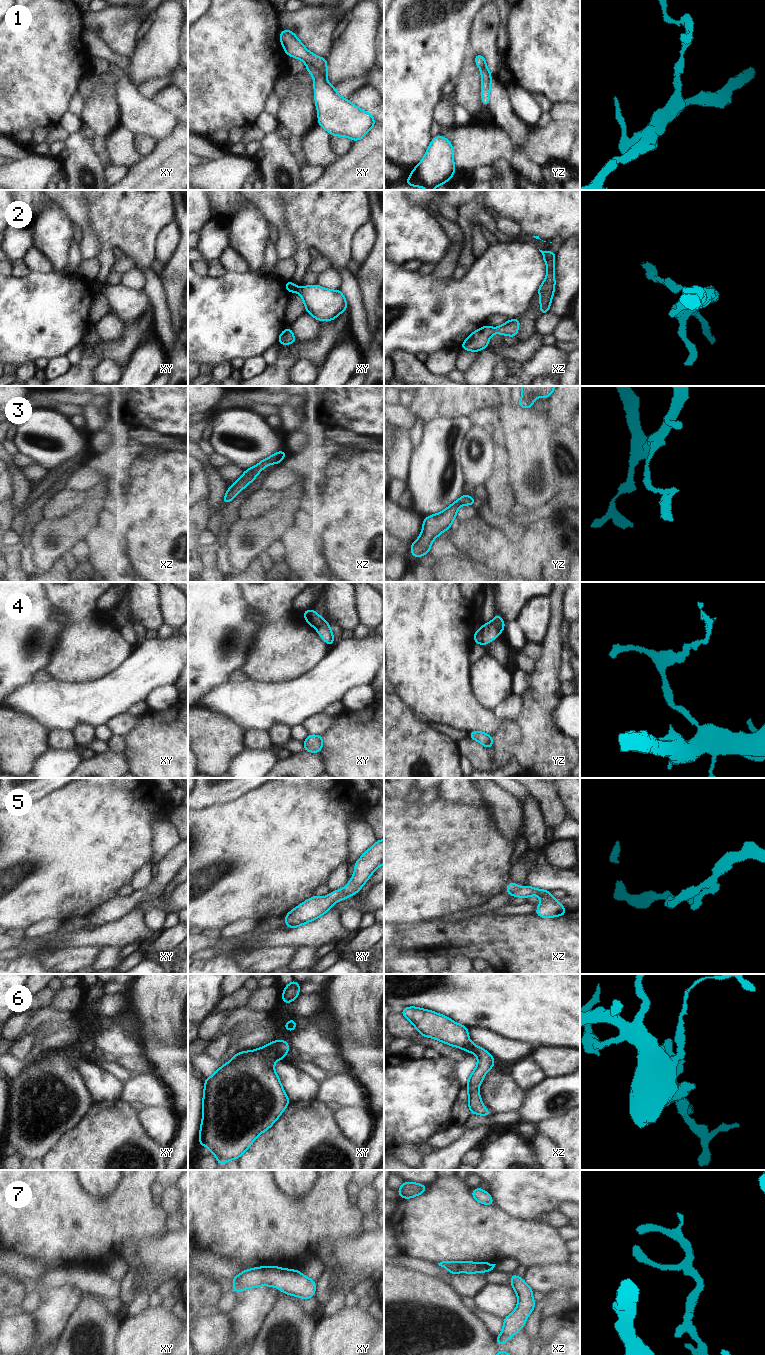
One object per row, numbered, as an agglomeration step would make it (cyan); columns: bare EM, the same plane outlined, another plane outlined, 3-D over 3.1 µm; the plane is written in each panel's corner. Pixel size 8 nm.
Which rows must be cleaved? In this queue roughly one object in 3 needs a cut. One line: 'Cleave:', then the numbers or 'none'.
Cleave: 1, 4

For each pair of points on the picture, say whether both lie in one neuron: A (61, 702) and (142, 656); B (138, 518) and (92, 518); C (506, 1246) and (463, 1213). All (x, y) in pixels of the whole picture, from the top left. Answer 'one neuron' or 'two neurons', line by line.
A: one neuron
B: two neurons
C: one neuron

